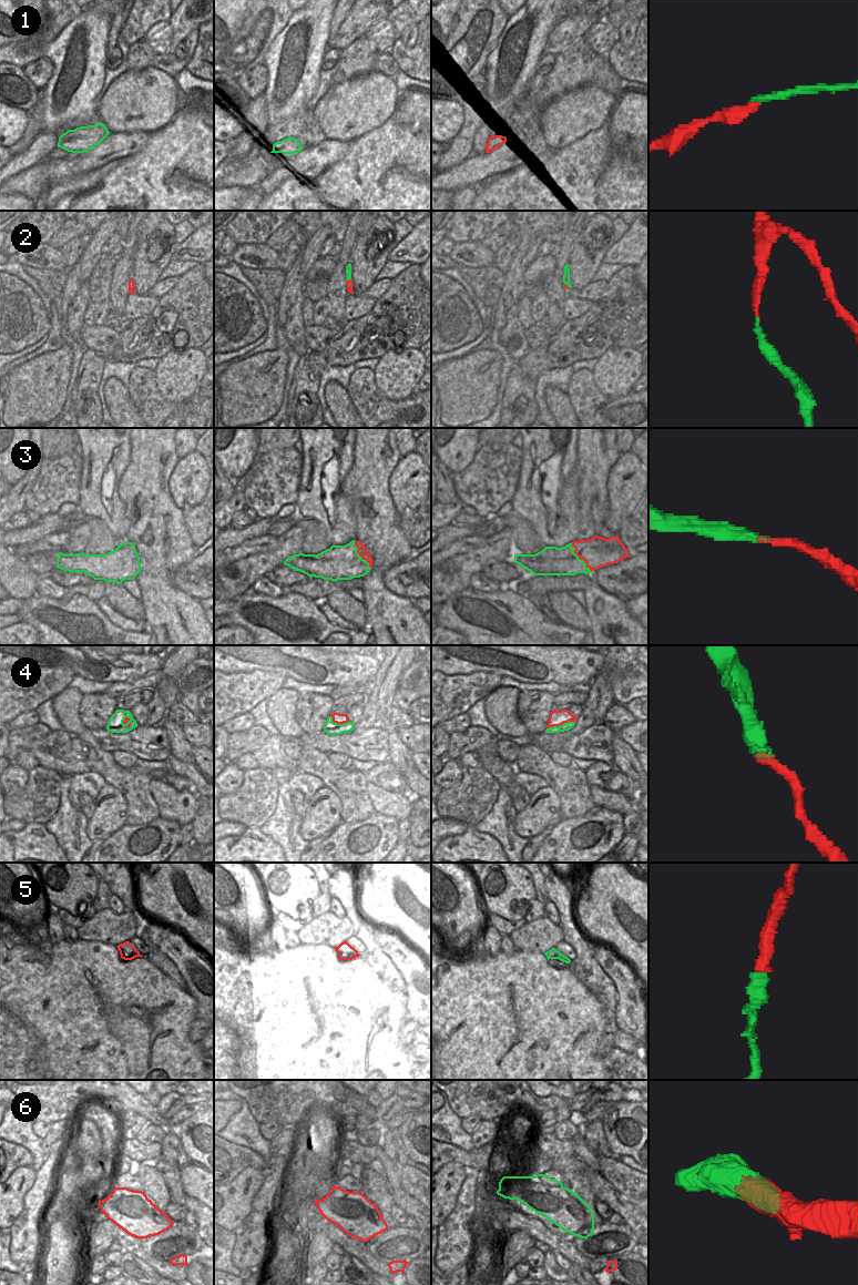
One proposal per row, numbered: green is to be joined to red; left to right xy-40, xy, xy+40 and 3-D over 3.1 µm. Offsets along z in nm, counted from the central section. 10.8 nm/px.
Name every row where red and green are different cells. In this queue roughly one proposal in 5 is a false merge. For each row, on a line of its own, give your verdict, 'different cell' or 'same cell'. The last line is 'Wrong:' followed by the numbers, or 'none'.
1: same cell
2: same cell
3: same cell
4: same cell
5: same cell
6: same cell
Wrong: none

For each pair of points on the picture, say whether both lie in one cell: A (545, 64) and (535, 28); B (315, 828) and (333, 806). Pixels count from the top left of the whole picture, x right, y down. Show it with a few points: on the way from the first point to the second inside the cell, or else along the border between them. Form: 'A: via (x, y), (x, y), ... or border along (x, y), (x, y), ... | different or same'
A: border along (544, 52), (537, 69) | different
B: via (317, 823), (327, 812) | same

